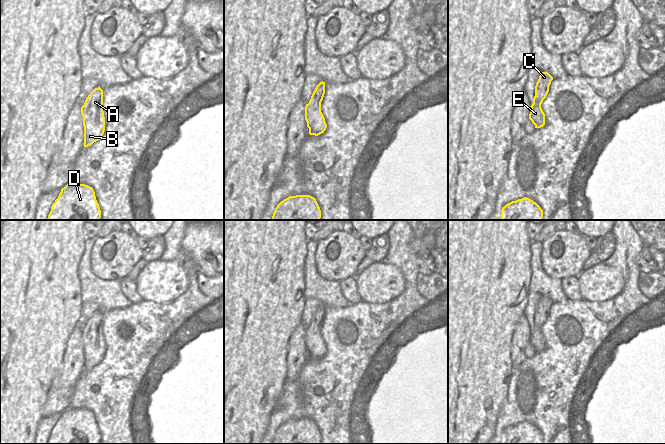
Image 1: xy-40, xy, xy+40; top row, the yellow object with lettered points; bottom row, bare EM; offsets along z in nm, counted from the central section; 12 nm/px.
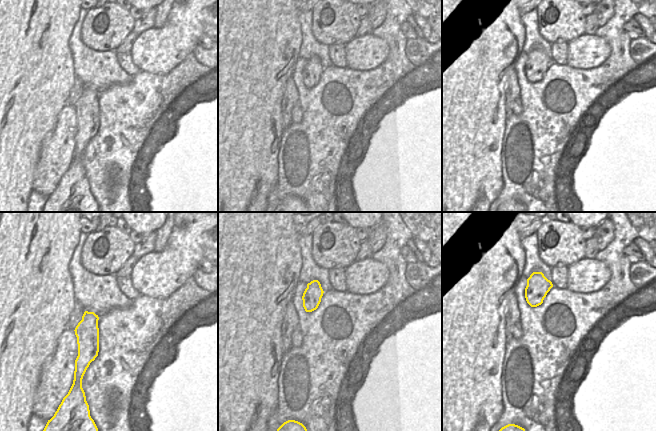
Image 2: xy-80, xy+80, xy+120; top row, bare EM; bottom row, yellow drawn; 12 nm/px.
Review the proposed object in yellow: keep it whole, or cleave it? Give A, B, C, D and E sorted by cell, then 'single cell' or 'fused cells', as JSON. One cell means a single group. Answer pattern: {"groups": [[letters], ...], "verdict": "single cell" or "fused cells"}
{"groups": [["A", "B", "C", "D", "E"]], "verdict": "single cell"}

